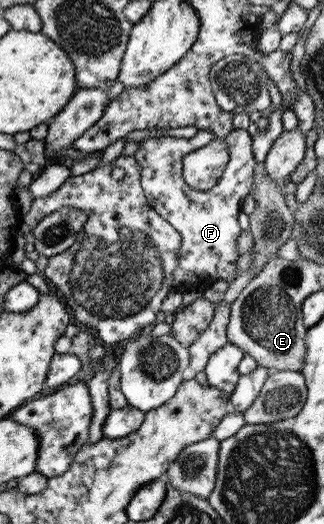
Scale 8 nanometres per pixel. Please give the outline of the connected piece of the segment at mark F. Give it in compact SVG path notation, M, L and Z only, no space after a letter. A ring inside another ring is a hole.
M236 129L225 136L225 144L229 160L221 177L212 188L205 191L194 190L182 180L182 157L190 152L206 146L213 139L213 134L207 130L199 130L190 138L175 138L172 136L154 136L140 142L132 156L140 168L140 184L148 206L160 215L181 236L179 257L176 268L172 271L173 289L184 292L190 286L208 288L215 280L231 282L236 278L236 258L239 252L236 248L238 235L241 234L240 226L236 220L240 212L240 204L246 195L250 194L253 183L253 168L256 164L252 157L251 138L245 130Z

